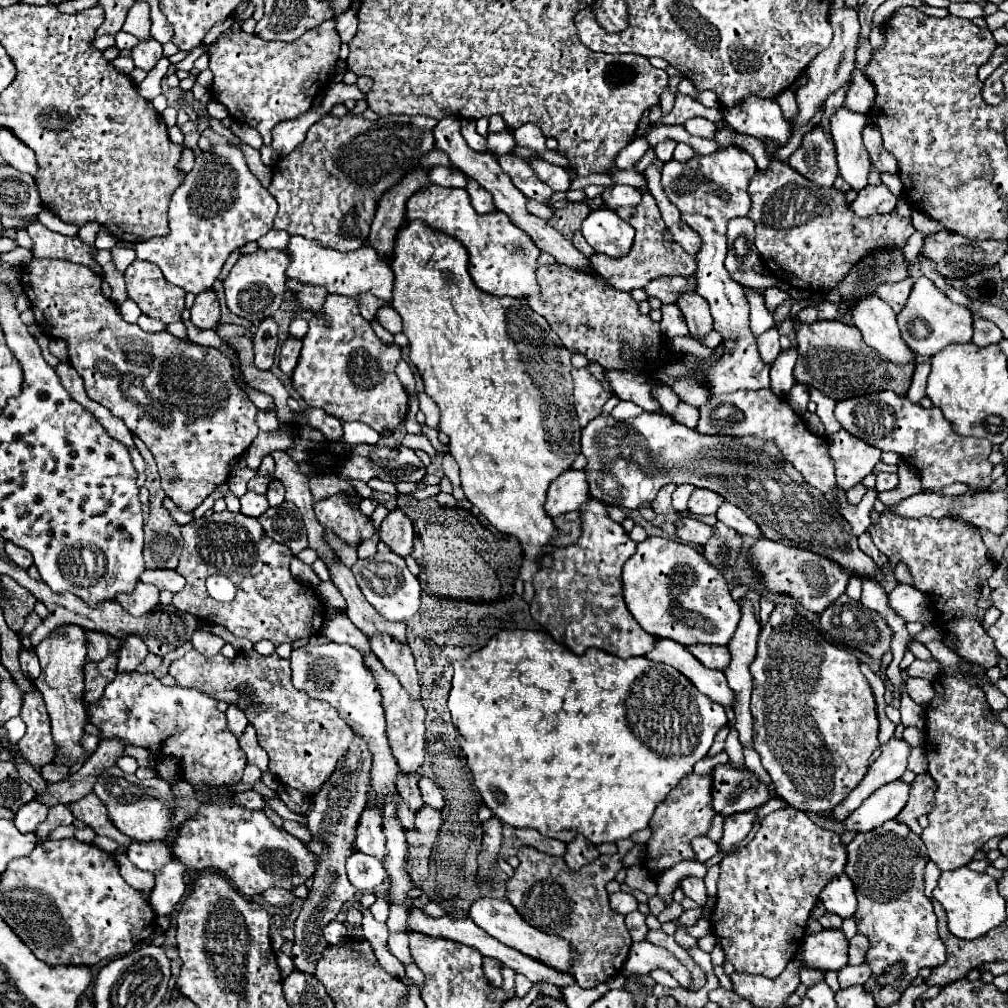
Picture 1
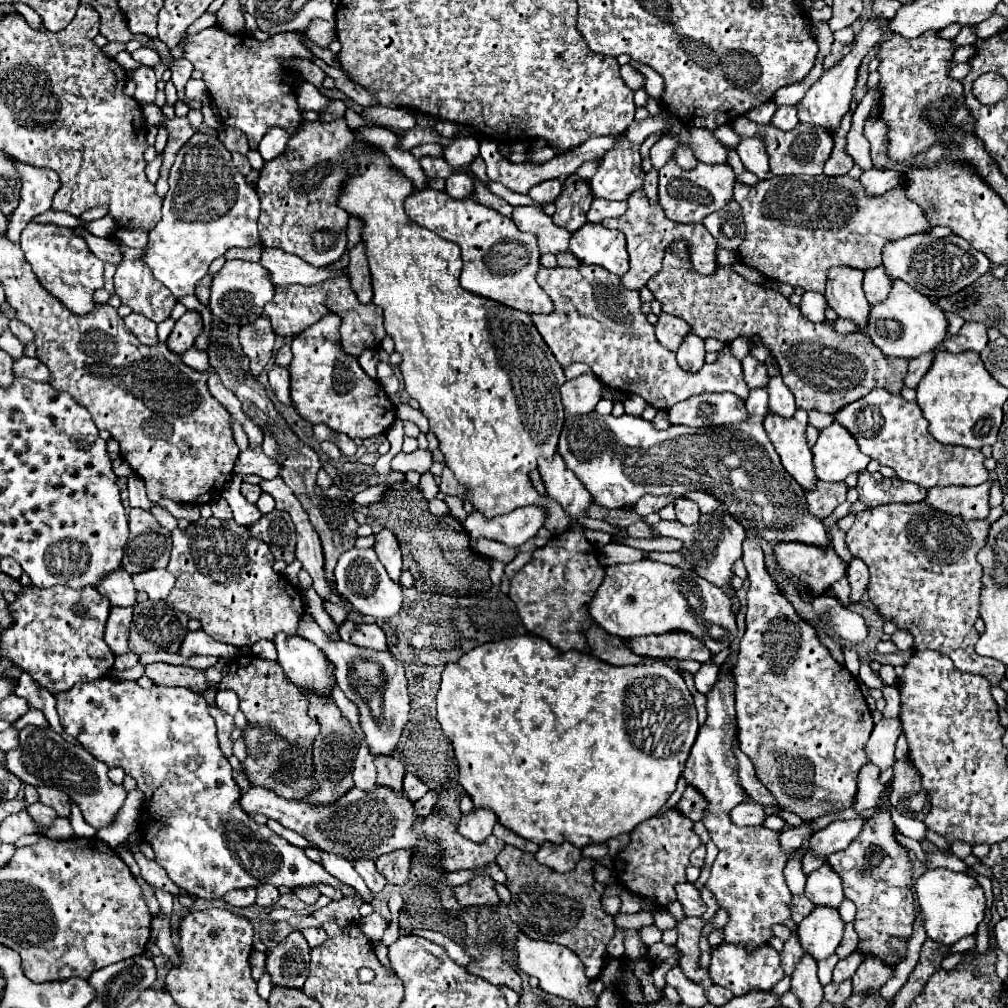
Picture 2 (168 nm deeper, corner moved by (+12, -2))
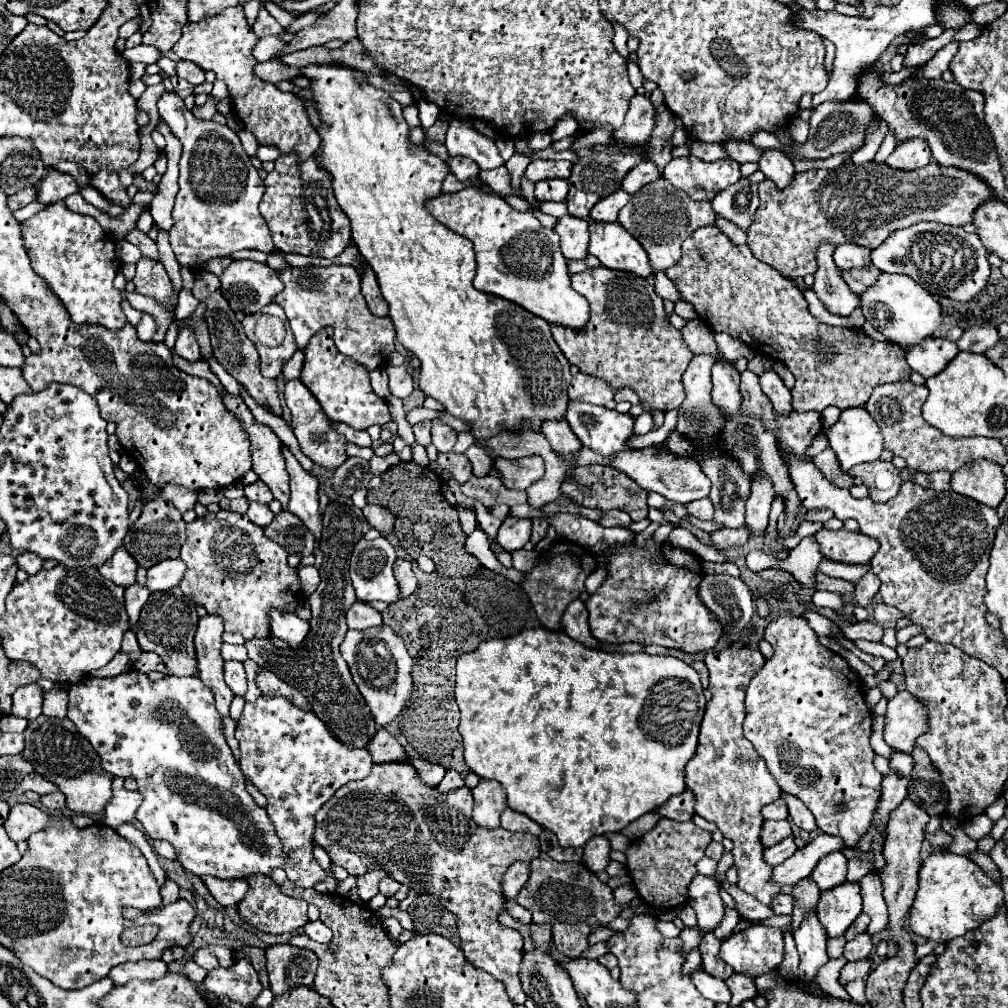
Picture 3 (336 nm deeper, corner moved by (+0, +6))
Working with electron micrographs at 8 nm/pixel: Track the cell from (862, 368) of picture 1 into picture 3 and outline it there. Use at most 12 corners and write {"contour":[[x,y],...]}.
{"contour":[[716,226],[666,270],[712,328],[796,376],[792,408],[864,406],[902,346],[810,314]]}

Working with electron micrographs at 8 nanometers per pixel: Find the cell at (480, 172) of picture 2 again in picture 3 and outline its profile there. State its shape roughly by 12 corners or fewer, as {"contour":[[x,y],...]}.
{"contour":[[504,166],[482,170],[478,178],[496,194],[516,194]]}

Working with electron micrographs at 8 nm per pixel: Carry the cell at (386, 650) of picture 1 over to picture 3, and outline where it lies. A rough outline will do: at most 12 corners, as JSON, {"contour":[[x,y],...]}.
{"contour":[[356,600],[346,614],[348,628],[380,628],[382,614]]}

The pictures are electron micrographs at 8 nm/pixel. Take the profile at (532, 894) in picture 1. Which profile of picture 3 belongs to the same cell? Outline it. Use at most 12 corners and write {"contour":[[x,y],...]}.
{"contour":[[532,858],[516,902],[560,954],[622,910],[584,864]]}

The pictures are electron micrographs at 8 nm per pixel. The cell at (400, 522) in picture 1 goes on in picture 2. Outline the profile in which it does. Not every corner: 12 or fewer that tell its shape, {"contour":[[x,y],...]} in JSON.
{"contour":[[390,530],[376,536],[374,550],[388,576],[400,584],[402,554]]}

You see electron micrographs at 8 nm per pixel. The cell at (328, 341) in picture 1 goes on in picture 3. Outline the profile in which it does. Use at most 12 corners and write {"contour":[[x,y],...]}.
{"contour":[[312,336],[300,380],[328,420],[356,430],[392,420],[368,370]]}

